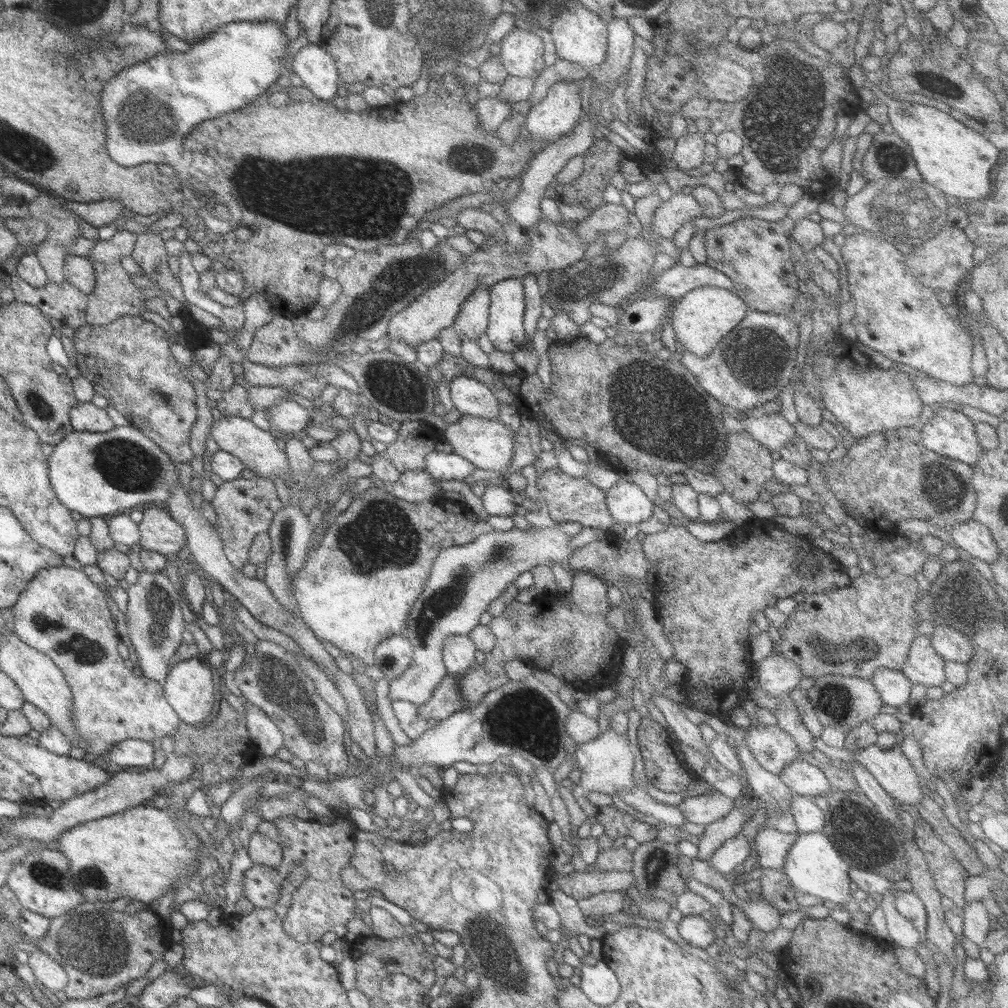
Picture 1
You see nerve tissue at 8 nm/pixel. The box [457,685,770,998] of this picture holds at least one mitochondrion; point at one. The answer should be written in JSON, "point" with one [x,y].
{"point":[527,720]}

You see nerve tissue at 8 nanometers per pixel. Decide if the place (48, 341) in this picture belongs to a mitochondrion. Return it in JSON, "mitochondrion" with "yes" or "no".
{"mitochondrion":"no"}

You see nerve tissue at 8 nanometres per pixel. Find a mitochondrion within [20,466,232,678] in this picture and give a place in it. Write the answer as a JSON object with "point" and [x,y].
{"point":[83,649]}

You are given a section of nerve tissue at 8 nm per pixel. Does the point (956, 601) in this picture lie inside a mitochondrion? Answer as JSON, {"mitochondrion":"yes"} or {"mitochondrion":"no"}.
{"mitochondrion":"yes"}

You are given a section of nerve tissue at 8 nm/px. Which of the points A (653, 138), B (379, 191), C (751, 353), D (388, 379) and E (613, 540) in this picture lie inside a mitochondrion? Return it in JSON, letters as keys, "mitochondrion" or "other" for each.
{"A":"other","B":"mitochondrion","C":"mitochondrion","D":"mitochondrion","E":"other"}

